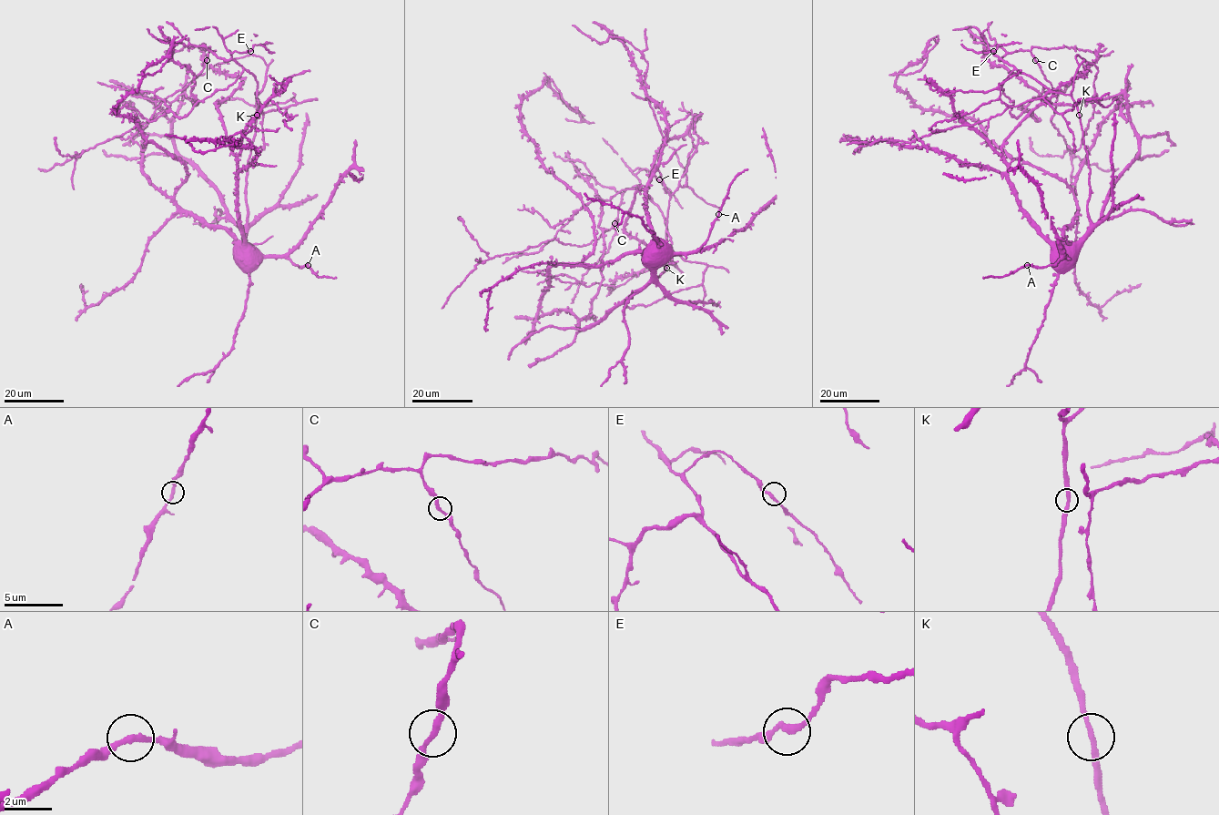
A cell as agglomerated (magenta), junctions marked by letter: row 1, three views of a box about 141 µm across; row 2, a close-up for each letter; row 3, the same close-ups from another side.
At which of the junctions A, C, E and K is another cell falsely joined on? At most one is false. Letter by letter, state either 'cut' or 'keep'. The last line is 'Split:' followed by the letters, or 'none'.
A: keep
C: keep
E: keep
K: keep
Split: none

